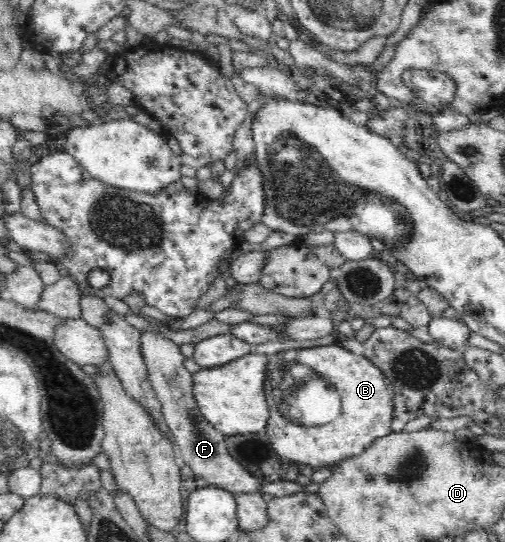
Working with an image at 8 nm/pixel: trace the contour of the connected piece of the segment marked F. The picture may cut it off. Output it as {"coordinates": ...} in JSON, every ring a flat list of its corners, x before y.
{"coordinates":[[144,331,141,335,141,351,149,381,162,404,163,415,167,421,167,427,171,429,174,442,177,443,185,464,192,468,195,475,207,480,209,486,223,488,223,490,237,494,261,493,262,484,246,468,243,468,235,458,227,451,225,435,211,427,209,422,199,413,197,403,193,395,192,375,184,368,184,356,180,346,172,340,159,335,157,331]]}

